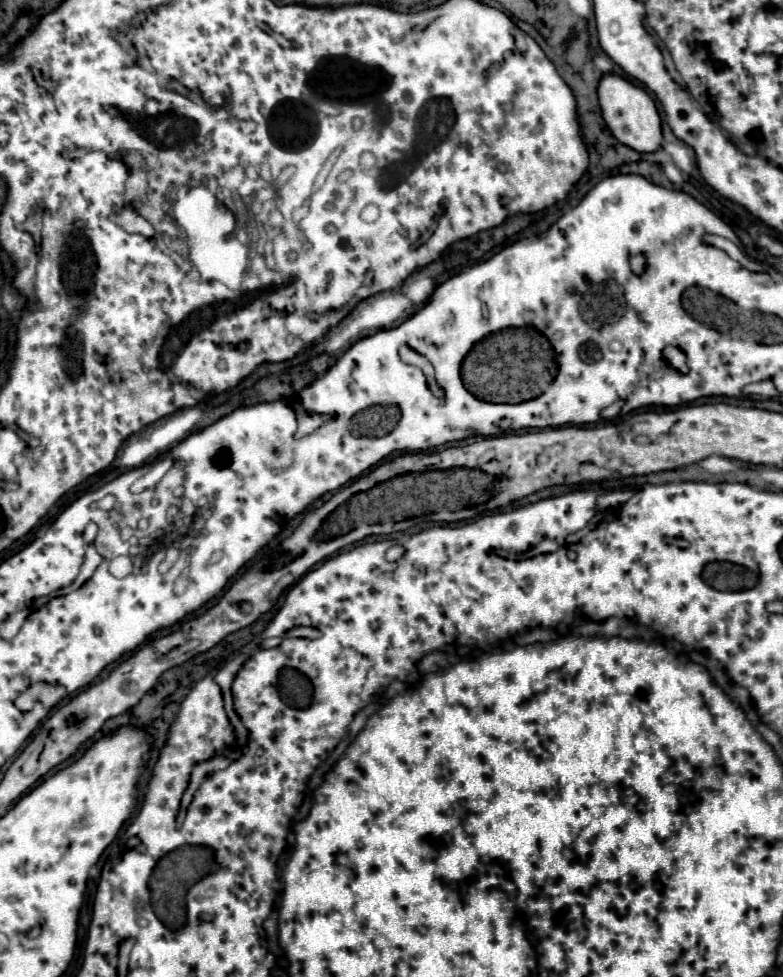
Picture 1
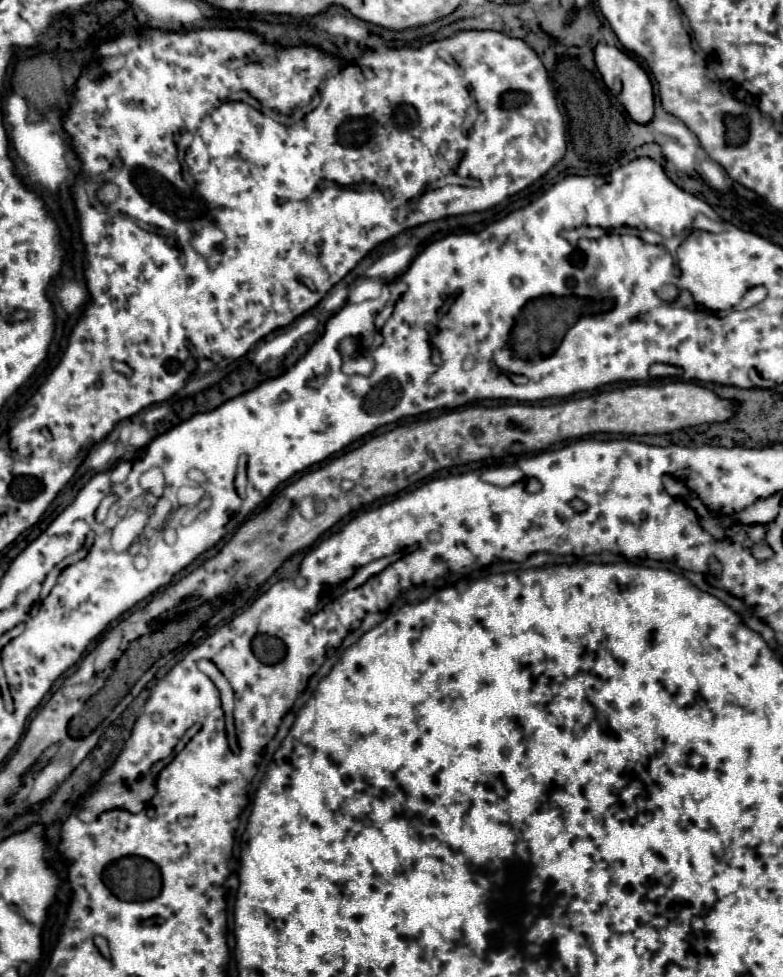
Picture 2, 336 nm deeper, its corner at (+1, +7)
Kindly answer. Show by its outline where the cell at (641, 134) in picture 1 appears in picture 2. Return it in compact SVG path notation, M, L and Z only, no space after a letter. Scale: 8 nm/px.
M599 43L595 47L595 63L597 63L597 69L605 85L625 105L631 119L637 123L649 123L653 119L653 85L649 81L647 71L631 55L627 55L625 51L613 45L605 45L605 43Z

